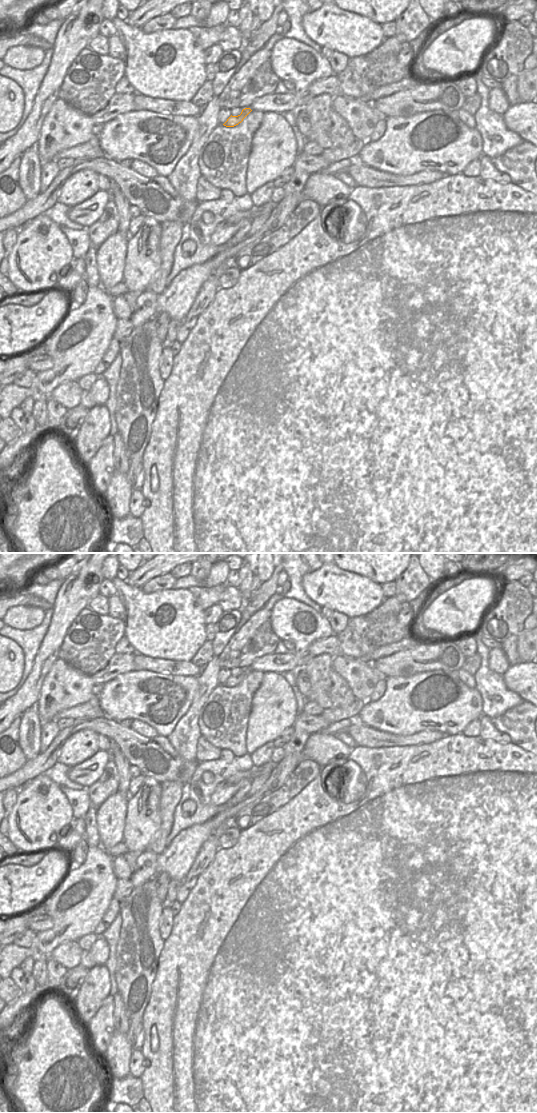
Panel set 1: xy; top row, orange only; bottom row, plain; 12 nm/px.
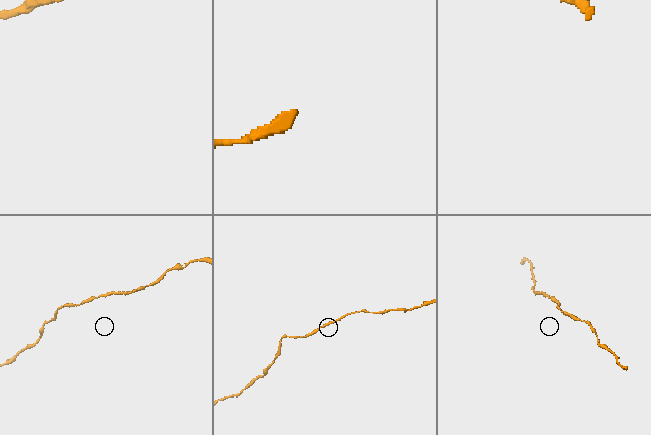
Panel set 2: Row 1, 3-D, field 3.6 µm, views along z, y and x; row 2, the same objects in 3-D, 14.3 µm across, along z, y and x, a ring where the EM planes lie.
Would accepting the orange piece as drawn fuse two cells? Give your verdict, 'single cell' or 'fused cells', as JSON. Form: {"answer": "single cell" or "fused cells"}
{"answer": "single cell"}

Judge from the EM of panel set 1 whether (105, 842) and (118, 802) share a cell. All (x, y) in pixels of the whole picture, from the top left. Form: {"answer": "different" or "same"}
{"answer": "same"}

